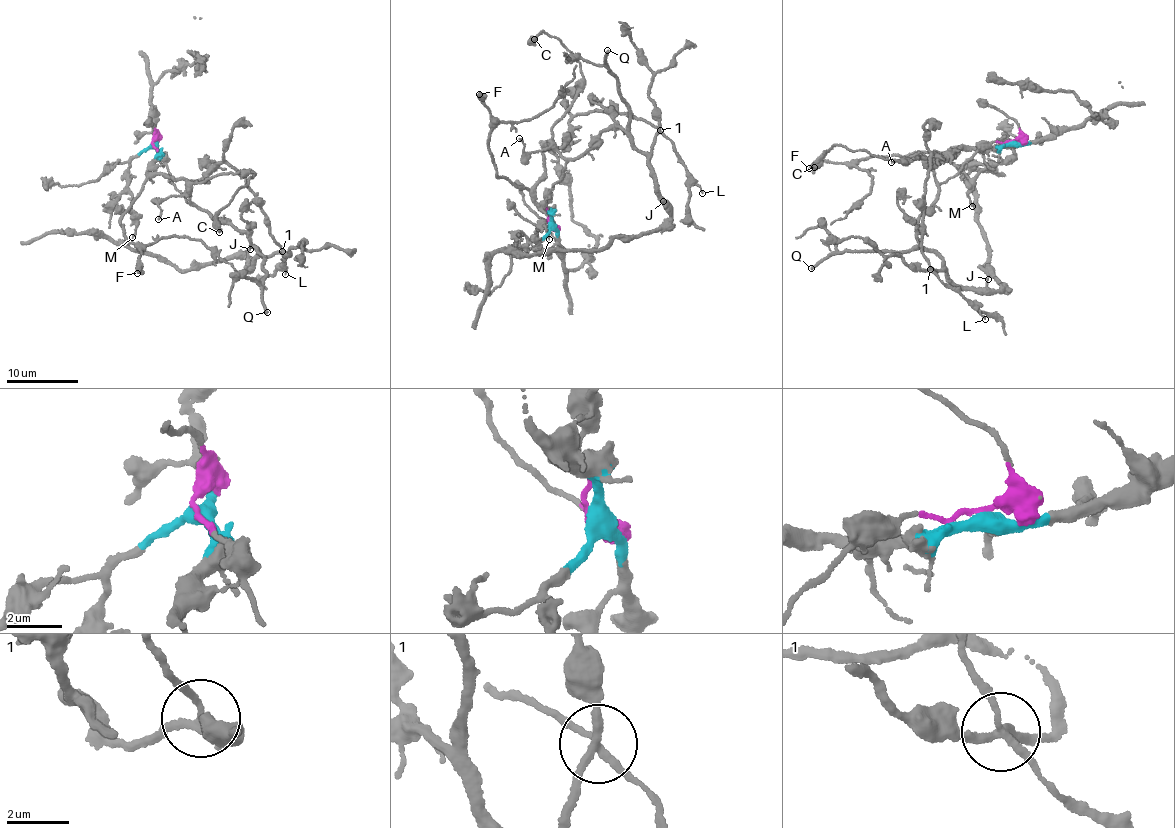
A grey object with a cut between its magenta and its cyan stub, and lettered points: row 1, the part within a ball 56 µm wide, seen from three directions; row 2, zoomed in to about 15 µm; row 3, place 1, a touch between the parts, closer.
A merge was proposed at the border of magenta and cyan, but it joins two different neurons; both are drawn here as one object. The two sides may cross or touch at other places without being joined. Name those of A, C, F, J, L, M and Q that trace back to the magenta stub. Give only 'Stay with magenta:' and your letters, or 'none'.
Stay with magenta: A, C, J, Q

